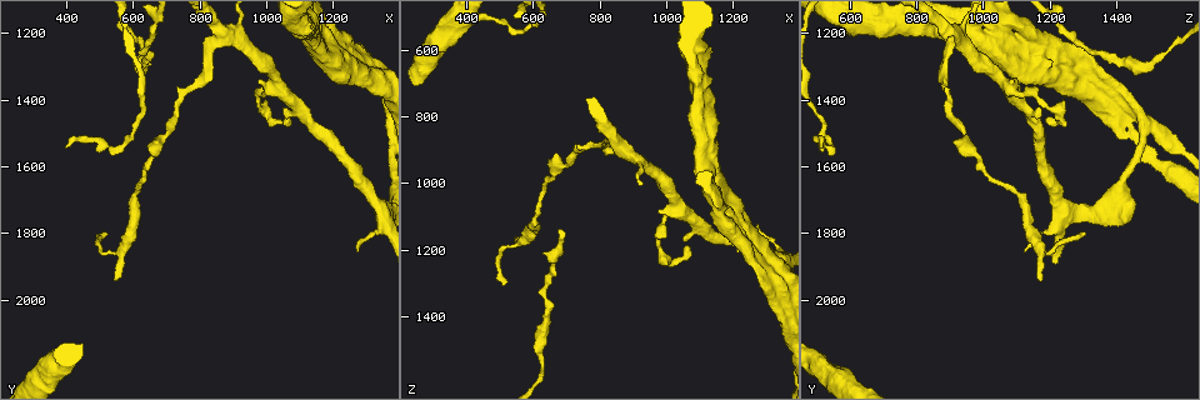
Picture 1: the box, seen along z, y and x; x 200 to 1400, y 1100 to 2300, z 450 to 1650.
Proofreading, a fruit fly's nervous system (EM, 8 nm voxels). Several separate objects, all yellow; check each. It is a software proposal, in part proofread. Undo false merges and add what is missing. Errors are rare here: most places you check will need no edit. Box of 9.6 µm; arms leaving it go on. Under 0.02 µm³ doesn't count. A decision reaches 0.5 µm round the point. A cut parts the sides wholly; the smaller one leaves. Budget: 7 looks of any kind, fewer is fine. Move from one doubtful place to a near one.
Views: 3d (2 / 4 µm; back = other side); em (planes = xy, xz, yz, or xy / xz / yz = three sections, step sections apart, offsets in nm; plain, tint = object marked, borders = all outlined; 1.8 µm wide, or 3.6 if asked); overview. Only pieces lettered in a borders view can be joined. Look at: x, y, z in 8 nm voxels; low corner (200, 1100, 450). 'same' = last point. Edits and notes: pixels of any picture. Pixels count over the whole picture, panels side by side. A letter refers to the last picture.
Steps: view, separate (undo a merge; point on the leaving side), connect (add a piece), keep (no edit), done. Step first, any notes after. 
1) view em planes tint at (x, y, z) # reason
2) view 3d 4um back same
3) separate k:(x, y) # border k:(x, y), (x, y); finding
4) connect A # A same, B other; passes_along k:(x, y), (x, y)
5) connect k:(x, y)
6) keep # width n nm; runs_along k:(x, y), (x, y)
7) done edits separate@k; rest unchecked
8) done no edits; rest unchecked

view em xy step 8 borders at (870, 1210, 900)

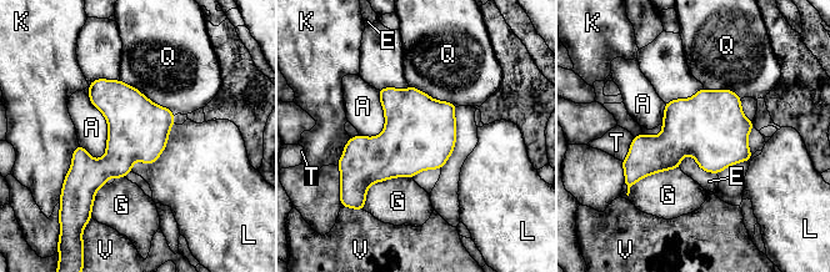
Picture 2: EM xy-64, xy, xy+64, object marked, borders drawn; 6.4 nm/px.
keep # width 380 nm; longest_contact A 480 nm; A other, E other, G other, K other, L other, Q other, T other, V other; one neuron here

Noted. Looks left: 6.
view 3d 2um at (1240, 1280, 1170) # four or more arms meet

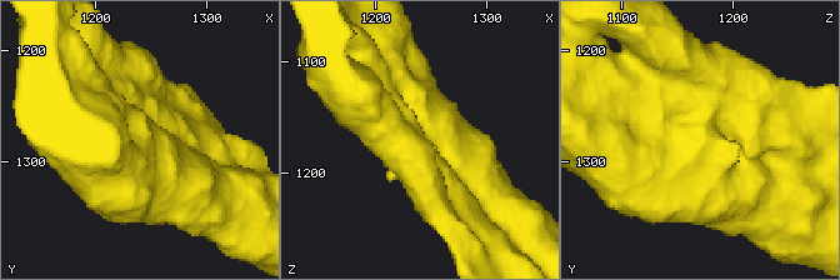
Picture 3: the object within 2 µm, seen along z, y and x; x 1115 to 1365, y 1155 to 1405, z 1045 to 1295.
view em xz step 8 tint at (1228, 1272, 1166) # need the tissue

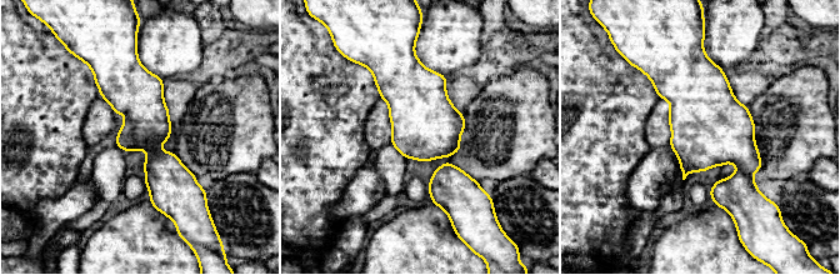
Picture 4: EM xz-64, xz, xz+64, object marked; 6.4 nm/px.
view em planes borders same # cut it another way

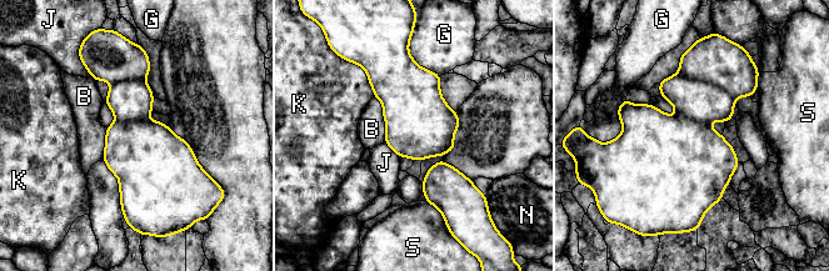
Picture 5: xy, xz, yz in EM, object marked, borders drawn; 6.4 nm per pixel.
separate 5:(717, 60) # B other, G other, J other, K other, N other, S other; border 5:(679, 73), (715, 84), (735, 99); two neurons meet here

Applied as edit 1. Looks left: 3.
done edits separate@5; rest unchecked

